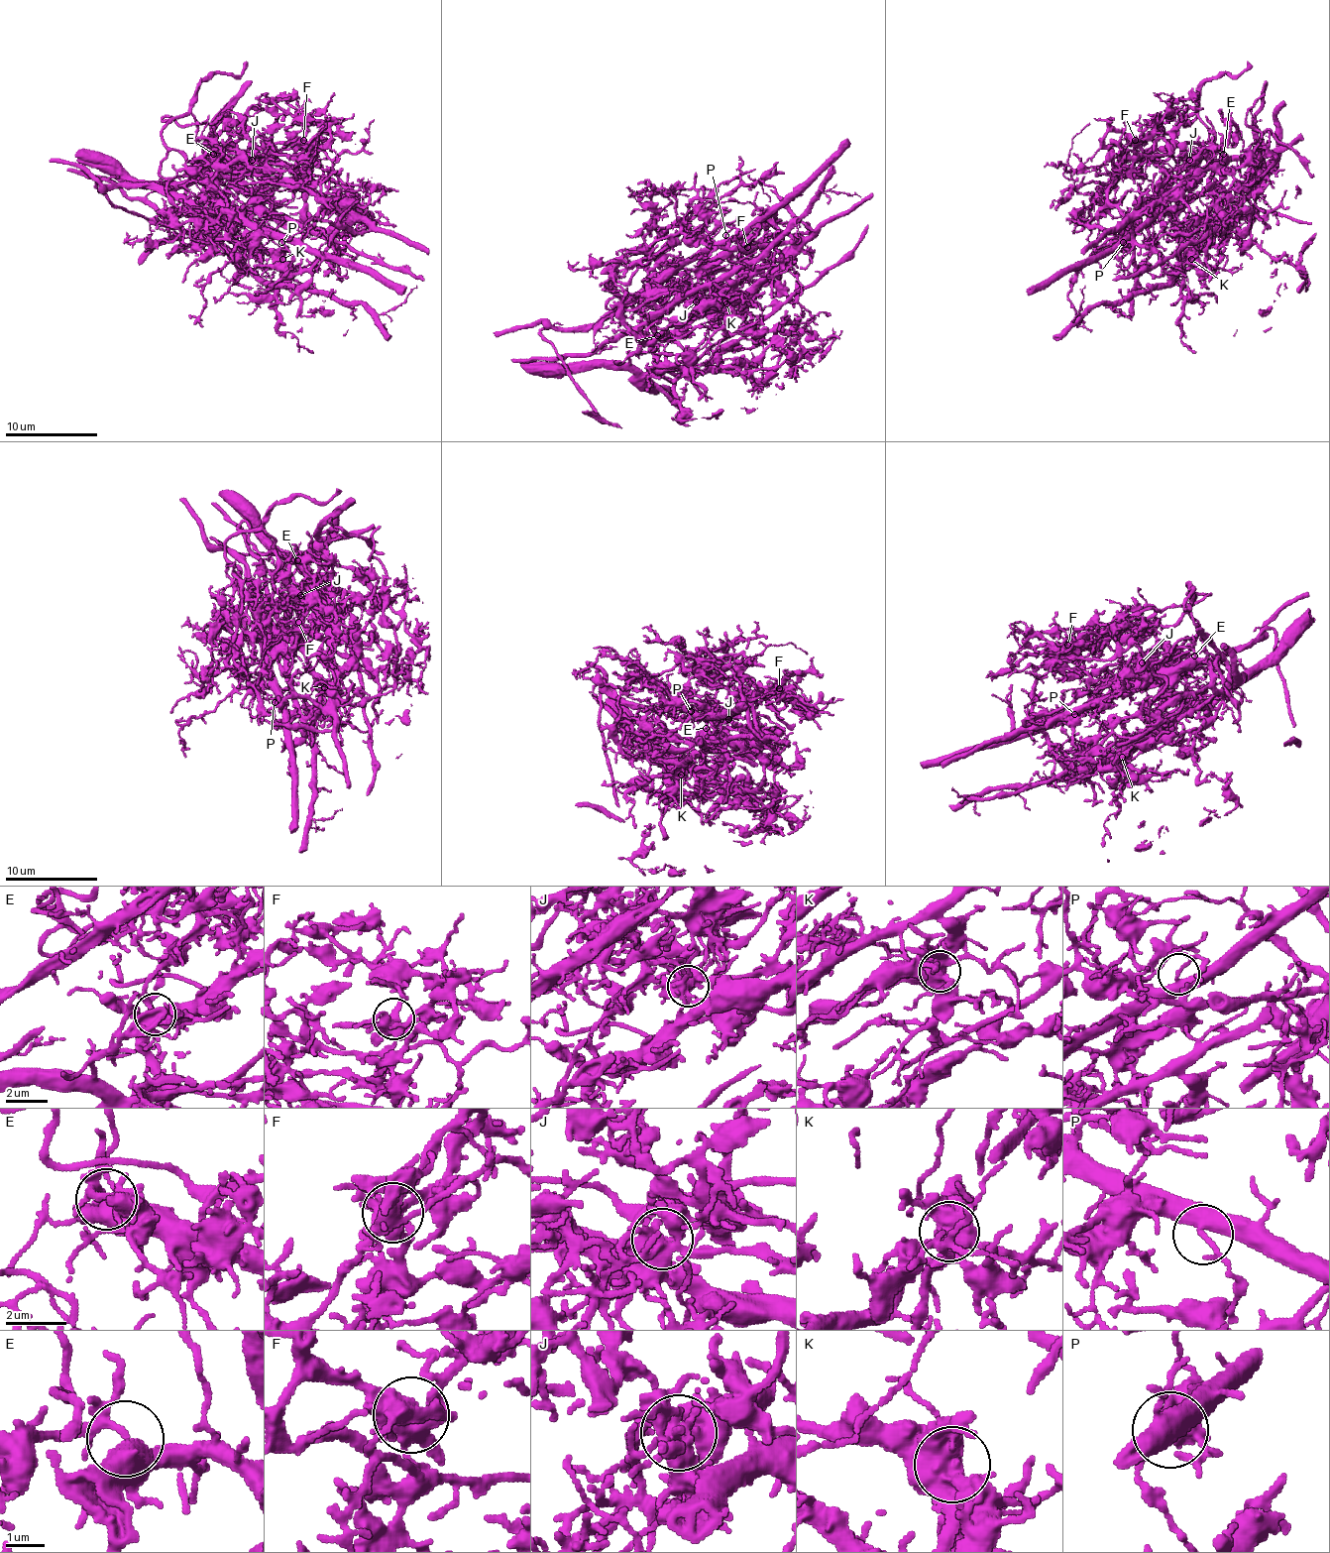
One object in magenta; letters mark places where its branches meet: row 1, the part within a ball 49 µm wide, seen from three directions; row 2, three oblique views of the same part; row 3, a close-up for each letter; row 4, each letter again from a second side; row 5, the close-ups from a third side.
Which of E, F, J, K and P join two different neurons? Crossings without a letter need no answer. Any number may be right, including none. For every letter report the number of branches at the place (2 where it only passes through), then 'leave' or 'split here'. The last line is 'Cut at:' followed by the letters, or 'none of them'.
E: 5 | leave
F: 6 | leave
J: 7 | split here
K: 7 | split here
P: 2 | split here
Cut at: J, K, P

